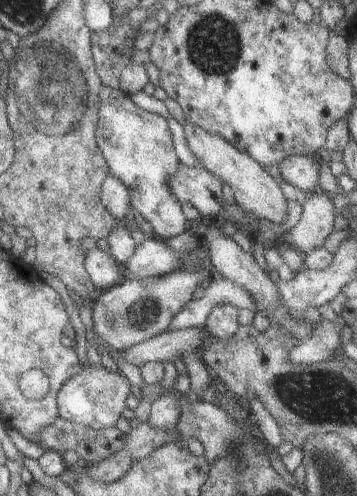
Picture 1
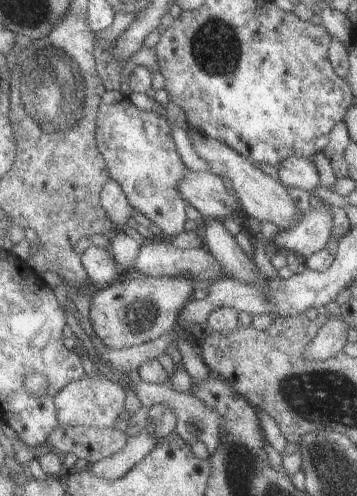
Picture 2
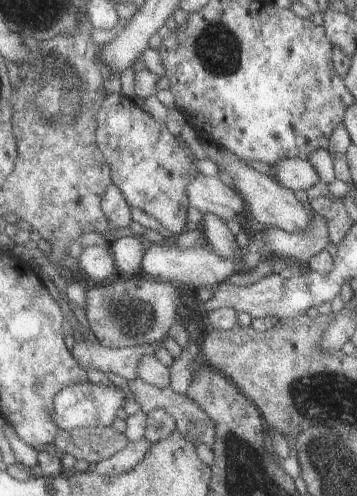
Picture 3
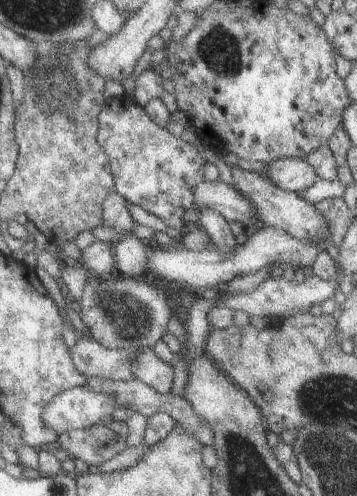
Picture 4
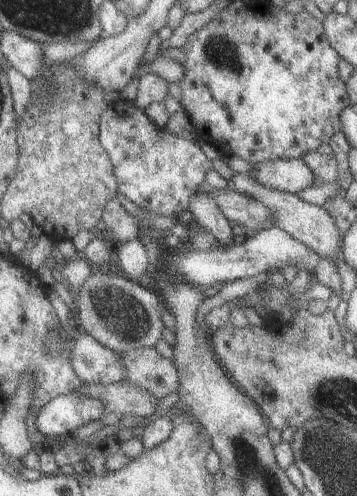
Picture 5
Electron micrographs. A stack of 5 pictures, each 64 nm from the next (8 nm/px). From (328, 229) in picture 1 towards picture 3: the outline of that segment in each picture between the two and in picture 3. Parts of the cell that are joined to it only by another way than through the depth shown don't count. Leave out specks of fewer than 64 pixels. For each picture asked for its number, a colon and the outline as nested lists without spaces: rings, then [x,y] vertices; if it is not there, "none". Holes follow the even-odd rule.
2: [[[325,202],[301,212],[301,218],[291,230],[279,230],[275,234],[273,248],[283,252],[297,252],[301,258],[307,258],[319,250],[323,250],[325,242],[331,238],[331,214]]]
3: [[[311,216],[309,226],[305,230],[285,232],[269,228],[261,234],[251,234],[251,244],[241,250],[243,270],[249,272],[257,266],[261,258],[291,258],[301,264],[307,264],[311,256],[325,250],[329,242],[327,220],[323,216]]]

